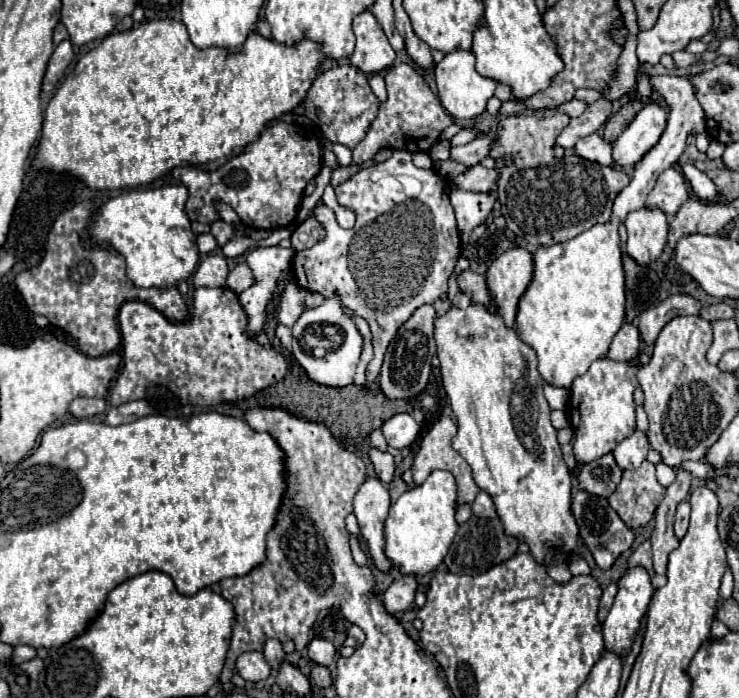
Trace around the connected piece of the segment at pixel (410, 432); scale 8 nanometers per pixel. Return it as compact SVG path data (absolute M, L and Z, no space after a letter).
M399 413L391 419L387 419L381 427L387 443L395 449L405 449L409 447L417 435L419 435L419 425L409 413Z

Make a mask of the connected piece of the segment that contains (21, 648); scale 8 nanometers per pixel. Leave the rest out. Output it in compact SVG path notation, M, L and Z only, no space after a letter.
M18 645L13 649L13 656L11 663L13 665L19 666L25 661L29 661L37 656L37 651L35 648L29 645Z

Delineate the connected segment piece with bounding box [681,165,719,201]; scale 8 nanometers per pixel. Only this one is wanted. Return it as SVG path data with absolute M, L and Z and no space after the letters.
M683 165L681 171L683 171L685 179L689 181L695 197L699 197L701 201L713 201L717 197L719 191L717 191L717 187L713 185L713 181L705 173L701 173L699 169L695 169L693 165Z

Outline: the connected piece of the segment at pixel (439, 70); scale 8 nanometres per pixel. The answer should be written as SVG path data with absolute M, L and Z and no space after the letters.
M453 51L445 55L441 63L435 65L435 79L437 79L437 95L445 111L455 119L475 119L485 113L487 101L493 97L497 89L497 81L483 77L475 71L475 55L471 51Z

